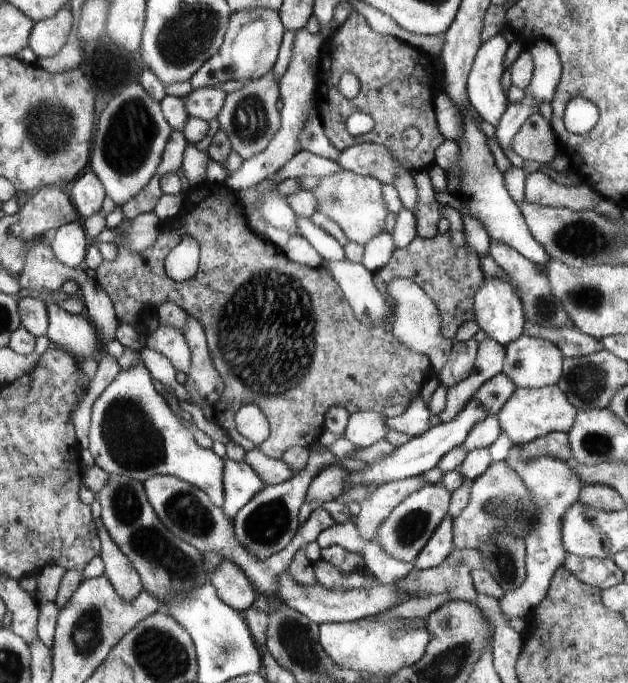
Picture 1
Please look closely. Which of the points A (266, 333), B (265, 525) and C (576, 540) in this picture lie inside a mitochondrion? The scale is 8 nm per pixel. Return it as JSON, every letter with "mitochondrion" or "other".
{"A":"mitochondrion","B":"mitochondrion","C":"other"}

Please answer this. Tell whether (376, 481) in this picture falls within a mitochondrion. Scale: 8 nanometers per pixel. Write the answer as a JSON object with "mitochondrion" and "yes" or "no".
{"mitochondrion":"no"}

